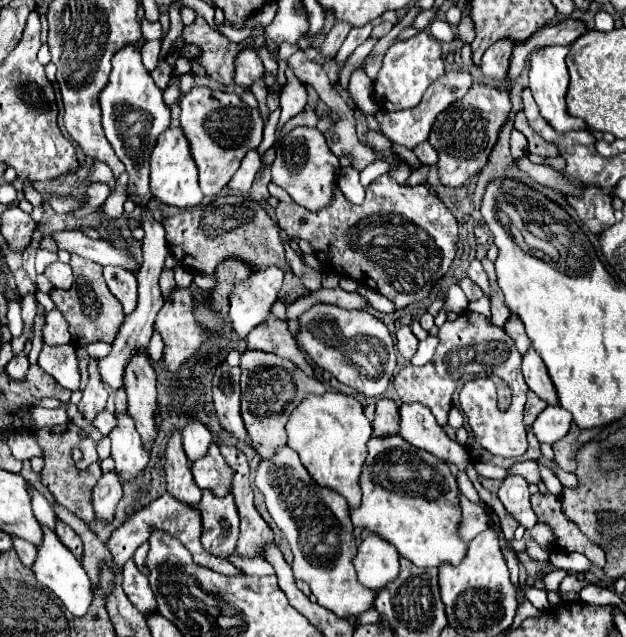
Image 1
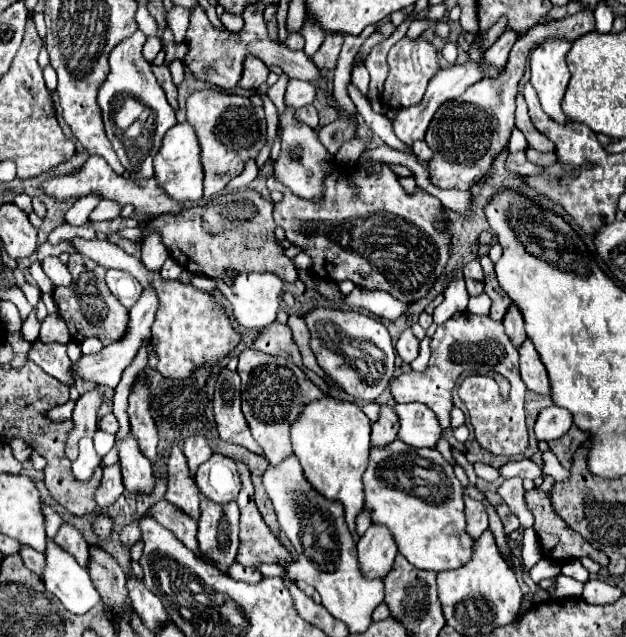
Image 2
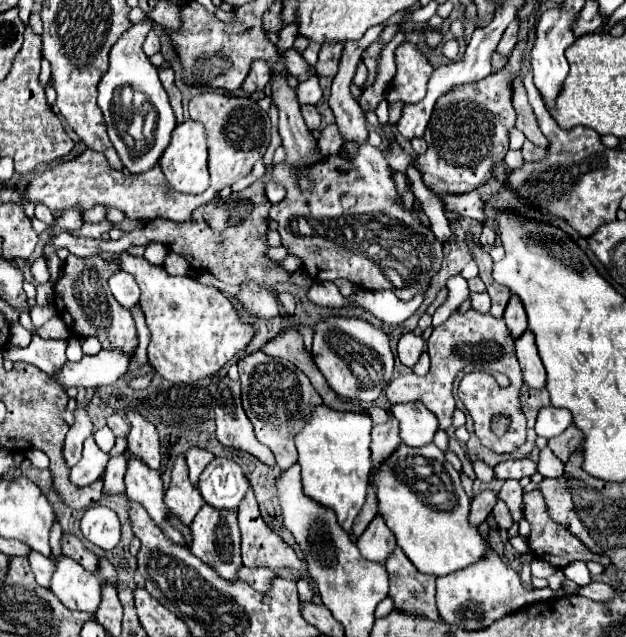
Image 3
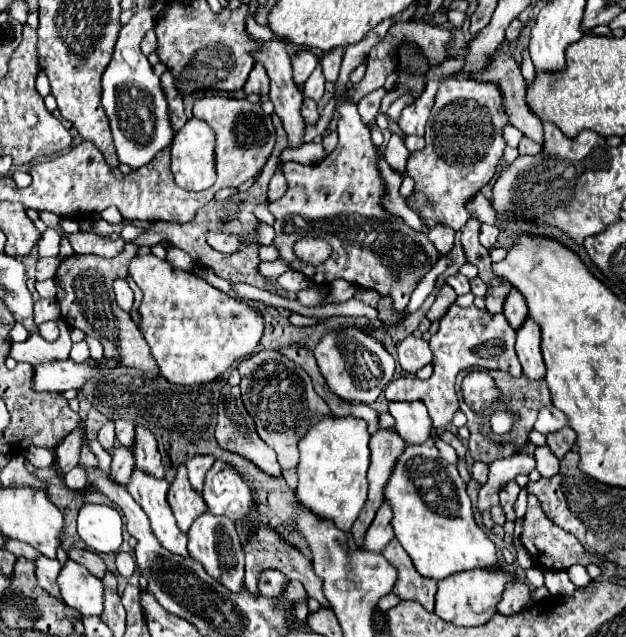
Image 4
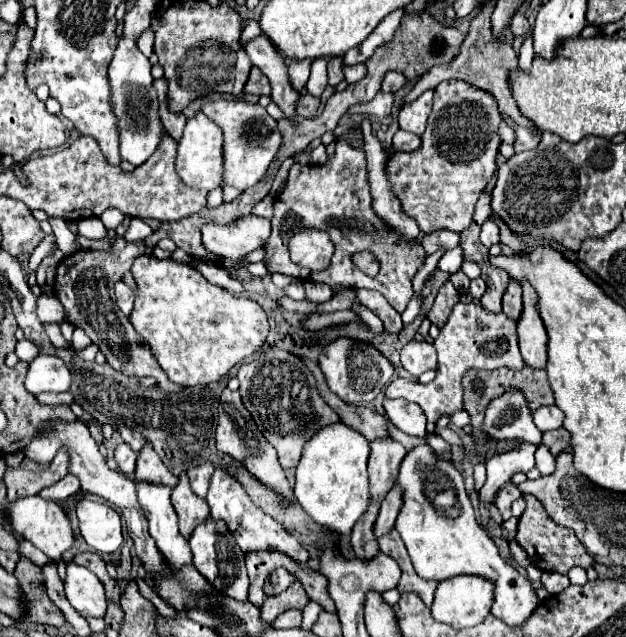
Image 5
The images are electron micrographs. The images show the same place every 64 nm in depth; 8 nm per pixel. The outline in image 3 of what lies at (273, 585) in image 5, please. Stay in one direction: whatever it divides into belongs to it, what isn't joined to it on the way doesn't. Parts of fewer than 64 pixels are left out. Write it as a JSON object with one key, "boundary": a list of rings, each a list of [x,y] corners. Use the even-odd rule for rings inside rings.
{"boundary":[[[240,568],[240,580],[248,582],[254,590],[258,592],[270,592],[272,590],[272,580],[276,578],[276,574],[270,568]]]}

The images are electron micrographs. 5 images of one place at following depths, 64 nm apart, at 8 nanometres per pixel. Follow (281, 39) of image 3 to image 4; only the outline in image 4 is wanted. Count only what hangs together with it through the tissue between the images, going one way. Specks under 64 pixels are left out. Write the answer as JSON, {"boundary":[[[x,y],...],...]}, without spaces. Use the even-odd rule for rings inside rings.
{"boundary":[[[270,40],[270,42],[264,42],[256,52],[252,52],[254,60],[258,64],[262,64],[268,72],[268,78],[270,78],[270,100],[276,108],[276,114],[282,118],[284,122],[284,130],[288,132],[288,138],[290,138],[290,144],[296,148],[304,136],[304,118],[300,116],[300,106],[302,106],[302,92],[300,88],[294,84],[292,80],[292,66],[290,66],[290,44],[282,42],[282,40]]]}

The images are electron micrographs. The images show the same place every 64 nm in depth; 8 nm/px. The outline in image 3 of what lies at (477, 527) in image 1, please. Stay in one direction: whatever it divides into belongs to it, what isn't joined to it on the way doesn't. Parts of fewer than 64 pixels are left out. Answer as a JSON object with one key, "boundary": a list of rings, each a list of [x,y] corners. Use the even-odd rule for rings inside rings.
{"boundary":[[[482,490],[474,500],[472,500],[472,508],[470,508],[470,522],[474,526],[480,526],[488,514],[492,512],[496,504],[496,494],[492,490]]]}

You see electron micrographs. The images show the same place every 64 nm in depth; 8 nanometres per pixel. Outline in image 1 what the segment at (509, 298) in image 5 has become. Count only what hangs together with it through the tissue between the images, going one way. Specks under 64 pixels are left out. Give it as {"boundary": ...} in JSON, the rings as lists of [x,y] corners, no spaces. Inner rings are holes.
{"boundary":[[[510,316],[510,318],[508,318],[508,324],[504,324],[504,330],[506,330],[506,334],[514,340],[514,344],[516,344],[516,348],[518,348],[520,354],[524,354],[524,352],[528,350],[528,346],[532,344],[532,342],[528,340],[526,330],[524,330],[524,324],[520,322],[518,316]]]}

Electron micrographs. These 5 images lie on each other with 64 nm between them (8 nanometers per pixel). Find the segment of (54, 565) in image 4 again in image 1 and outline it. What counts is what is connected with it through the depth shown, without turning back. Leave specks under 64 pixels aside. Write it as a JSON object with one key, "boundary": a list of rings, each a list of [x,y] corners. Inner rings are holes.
{"boundary":[[[12,538],[12,542],[14,542],[14,550],[16,550],[16,554],[20,556],[20,560],[22,560],[28,568],[32,568],[32,564],[36,562],[36,546],[34,546],[34,544],[28,544],[28,542],[22,540],[22,538]]]}

